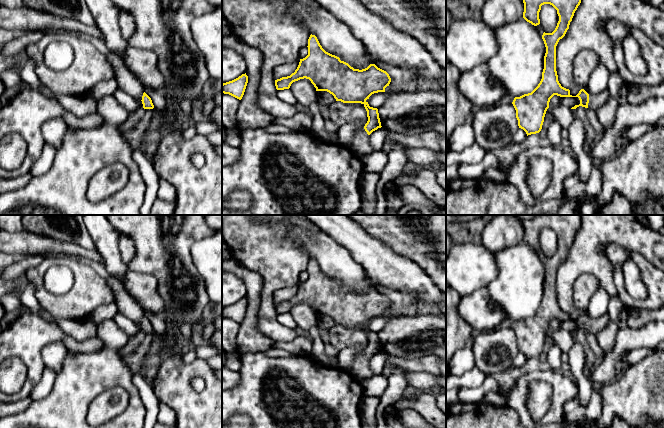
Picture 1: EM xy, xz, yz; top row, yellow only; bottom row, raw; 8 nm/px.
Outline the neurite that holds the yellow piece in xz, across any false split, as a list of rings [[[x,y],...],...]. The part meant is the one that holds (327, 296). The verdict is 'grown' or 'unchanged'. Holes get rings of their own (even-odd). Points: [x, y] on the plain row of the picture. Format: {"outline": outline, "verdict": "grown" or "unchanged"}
{"outline": [[[312,258],[307,271],[308,279],[300,283],[295,296],[275,304],[276,313],[289,313],[293,306],[306,302],[316,315],[327,315],[336,325],[363,328],[368,345],[362,353],[355,355],[351,369],[347,372],[358,382],[374,376],[369,359],[382,350],[378,333],[370,331],[366,324],[374,317],[385,316],[391,306],[389,298],[375,288],[362,294],[354,293],[339,281],[326,276]]], "verdict": "grown"}

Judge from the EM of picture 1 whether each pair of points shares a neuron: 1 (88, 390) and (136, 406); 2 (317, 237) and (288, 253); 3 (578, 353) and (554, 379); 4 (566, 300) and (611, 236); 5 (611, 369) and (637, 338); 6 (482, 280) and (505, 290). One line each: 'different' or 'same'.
1: same
2: different
3: different
4: same
5: same
6: different

